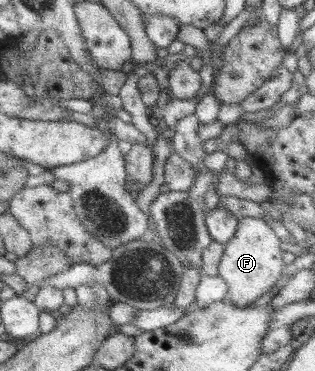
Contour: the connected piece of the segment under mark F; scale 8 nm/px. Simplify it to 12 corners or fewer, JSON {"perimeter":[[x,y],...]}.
{"perimeter":[[261,218],[238,220],[218,275],[245,307],[285,268],[281,242]]}

